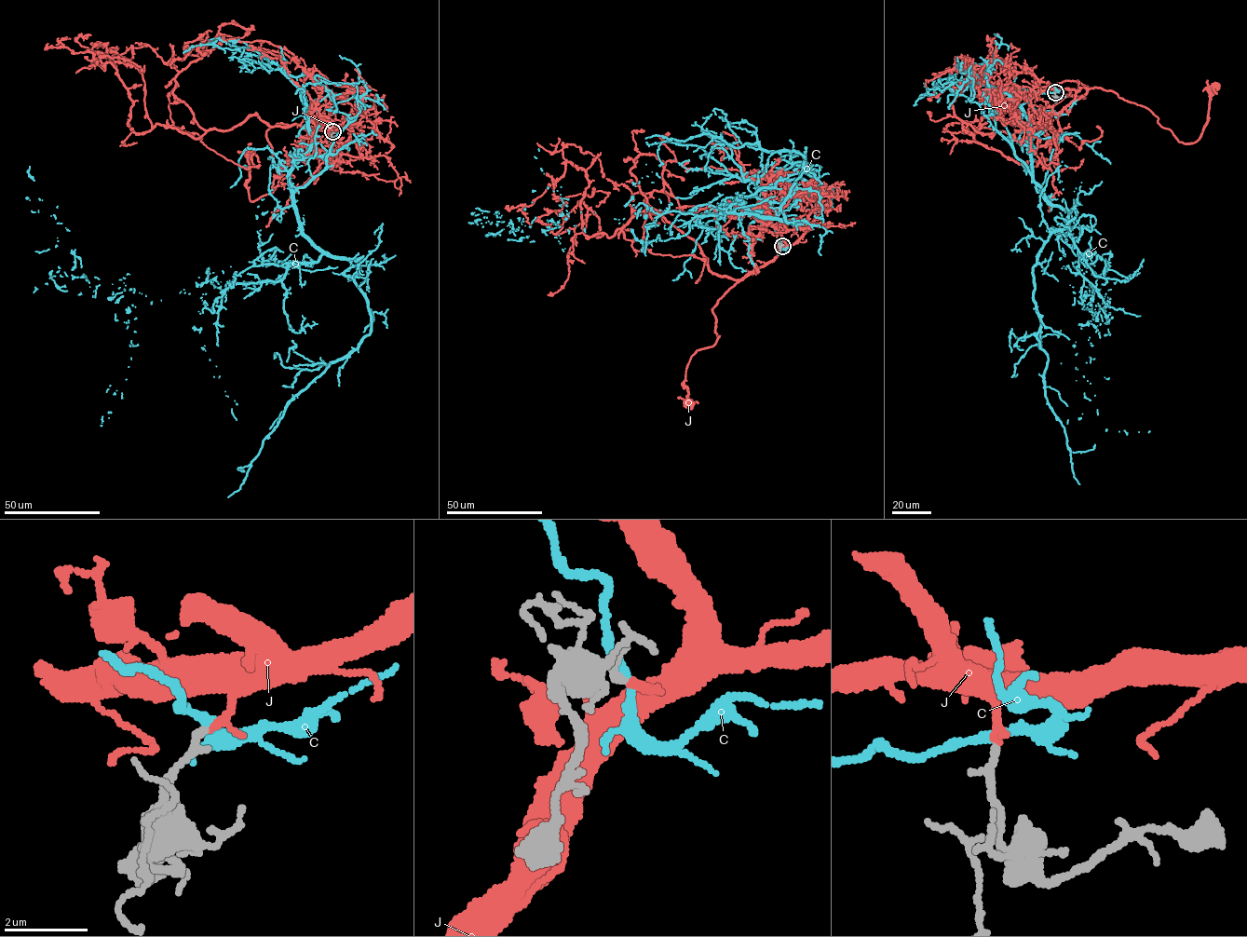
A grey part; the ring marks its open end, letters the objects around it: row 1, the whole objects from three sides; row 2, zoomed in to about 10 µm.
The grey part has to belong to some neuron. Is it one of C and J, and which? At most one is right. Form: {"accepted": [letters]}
{"accepted": ["J"]}

